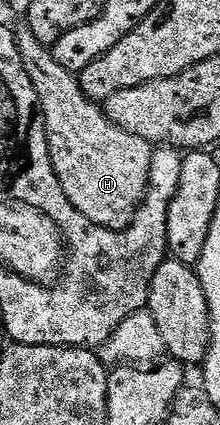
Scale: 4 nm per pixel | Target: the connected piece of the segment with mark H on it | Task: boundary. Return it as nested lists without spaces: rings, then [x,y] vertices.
[[[29,26],[17,29],[20,58],[36,86],[40,112],[46,122],[46,137],[52,166],[66,200],[84,218],[101,228],[121,230],[139,215],[146,187],[150,184],[150,163],[155,145],[130,134],[106,117],[103,105],[84,94],[79,77],[56,62],[53,51],[32,34]]]

